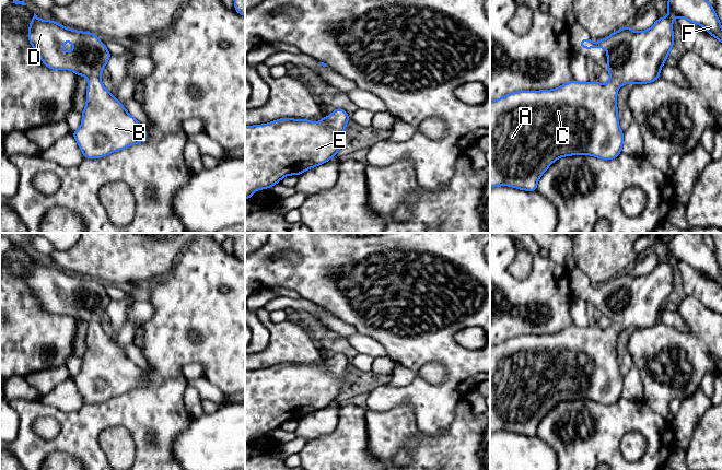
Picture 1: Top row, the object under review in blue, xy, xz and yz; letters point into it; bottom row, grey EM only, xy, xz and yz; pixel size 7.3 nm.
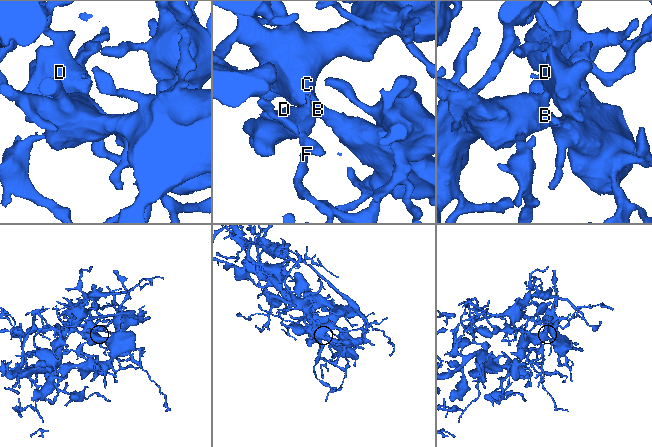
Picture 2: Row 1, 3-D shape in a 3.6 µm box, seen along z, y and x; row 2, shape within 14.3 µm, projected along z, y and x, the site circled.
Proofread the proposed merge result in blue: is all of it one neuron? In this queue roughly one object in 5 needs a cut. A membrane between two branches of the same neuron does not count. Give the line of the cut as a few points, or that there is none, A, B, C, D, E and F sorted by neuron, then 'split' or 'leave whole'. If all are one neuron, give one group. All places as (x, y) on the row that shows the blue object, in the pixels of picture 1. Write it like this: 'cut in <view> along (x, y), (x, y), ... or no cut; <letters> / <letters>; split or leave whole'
no cut; A B C D E F; leave whole

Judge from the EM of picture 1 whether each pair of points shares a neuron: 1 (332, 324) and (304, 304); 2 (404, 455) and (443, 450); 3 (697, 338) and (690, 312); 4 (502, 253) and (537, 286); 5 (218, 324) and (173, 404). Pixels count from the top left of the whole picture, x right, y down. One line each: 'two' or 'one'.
1: one
2: two
3: one
4: one
5: one

